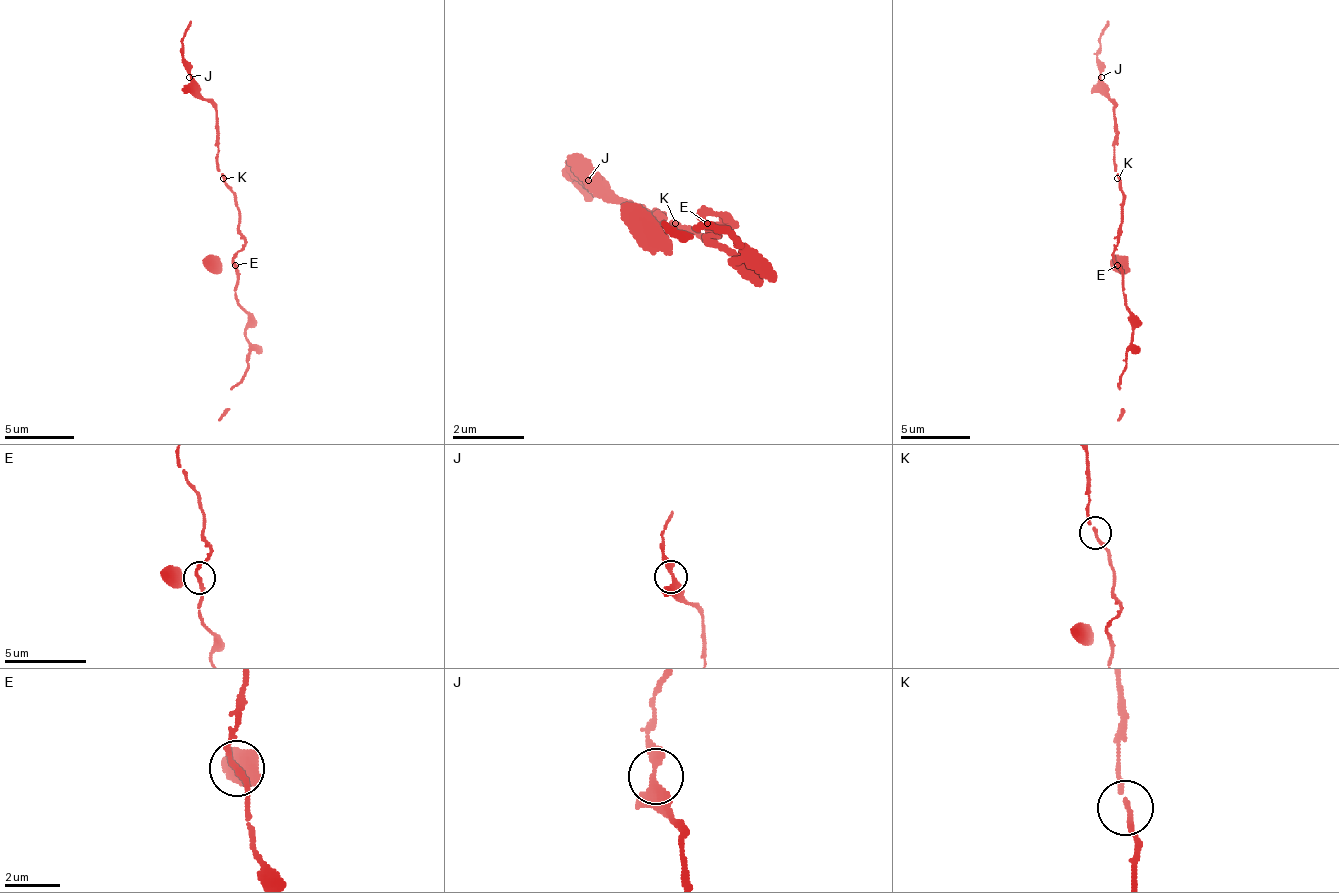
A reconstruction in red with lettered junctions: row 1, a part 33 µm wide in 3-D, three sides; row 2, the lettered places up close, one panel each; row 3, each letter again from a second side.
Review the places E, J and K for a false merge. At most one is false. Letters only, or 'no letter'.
no letter

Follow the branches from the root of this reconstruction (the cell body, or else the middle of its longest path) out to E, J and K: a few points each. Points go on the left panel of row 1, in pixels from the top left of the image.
E: (238, 226), (241, 250), (234, 264)
J: (238, 226), (238, 198), (217, 167), (217, 111), (200, 94), (200, 87), (189, 77)
K: (238, 226), (238, 198), (224, 177)

